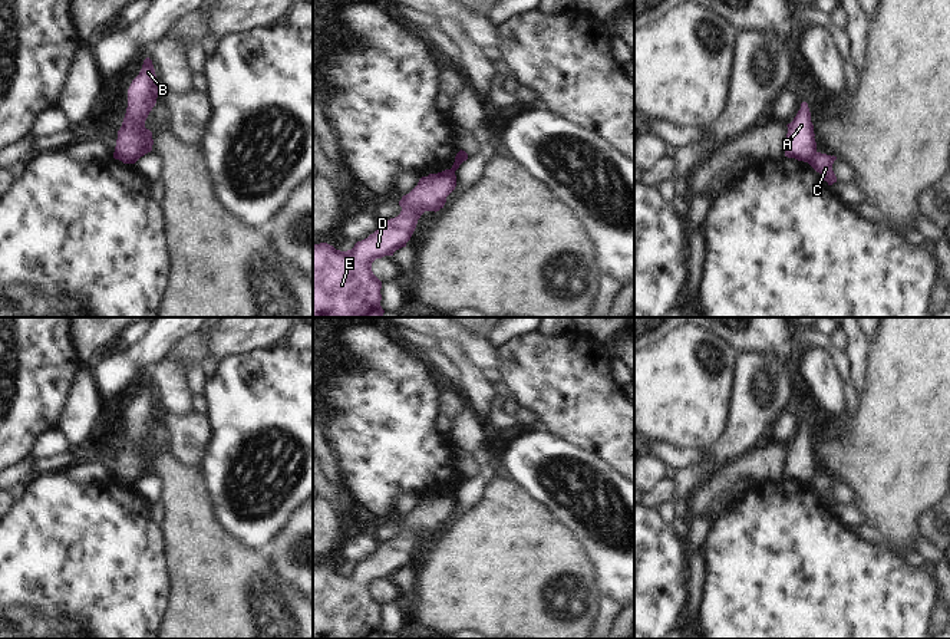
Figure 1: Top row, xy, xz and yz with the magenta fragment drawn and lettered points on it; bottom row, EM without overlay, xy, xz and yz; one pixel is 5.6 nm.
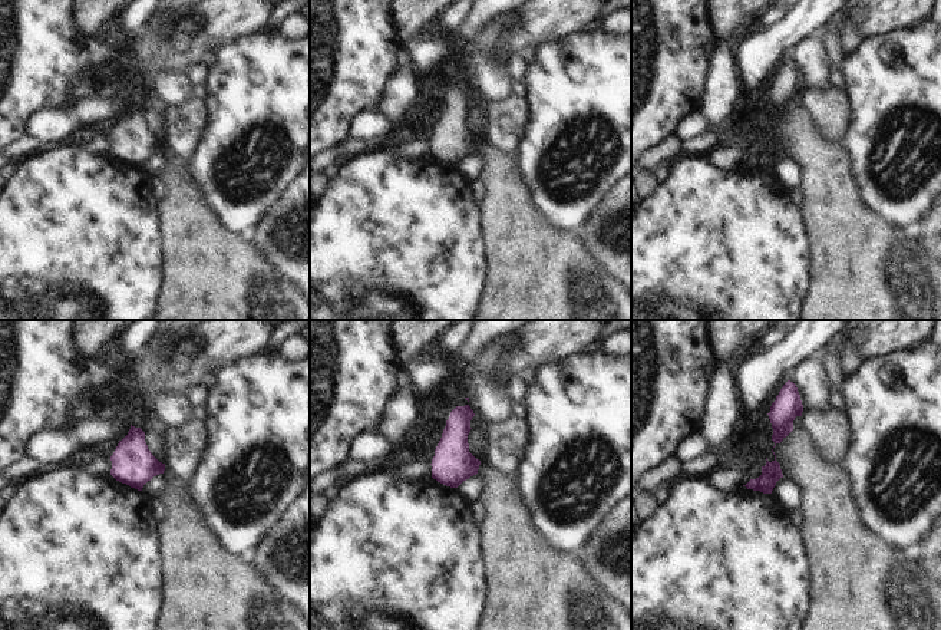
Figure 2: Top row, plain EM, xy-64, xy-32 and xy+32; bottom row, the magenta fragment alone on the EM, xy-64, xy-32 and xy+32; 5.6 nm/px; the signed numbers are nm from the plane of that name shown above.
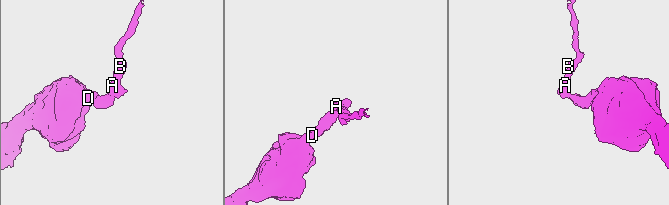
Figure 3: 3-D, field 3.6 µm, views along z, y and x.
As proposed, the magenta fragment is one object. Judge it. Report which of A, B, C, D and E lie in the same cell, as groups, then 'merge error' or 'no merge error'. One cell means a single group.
A B / C D E | merge error

